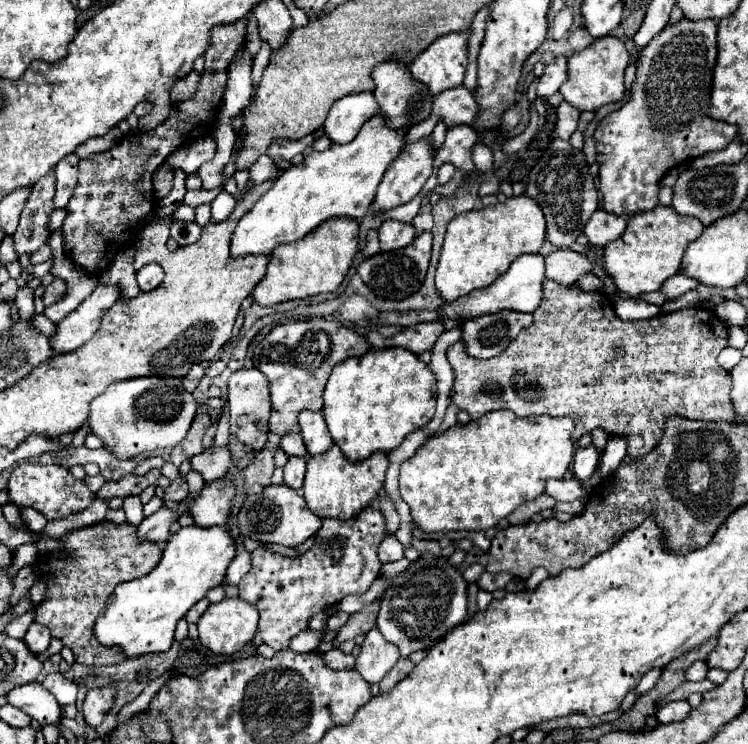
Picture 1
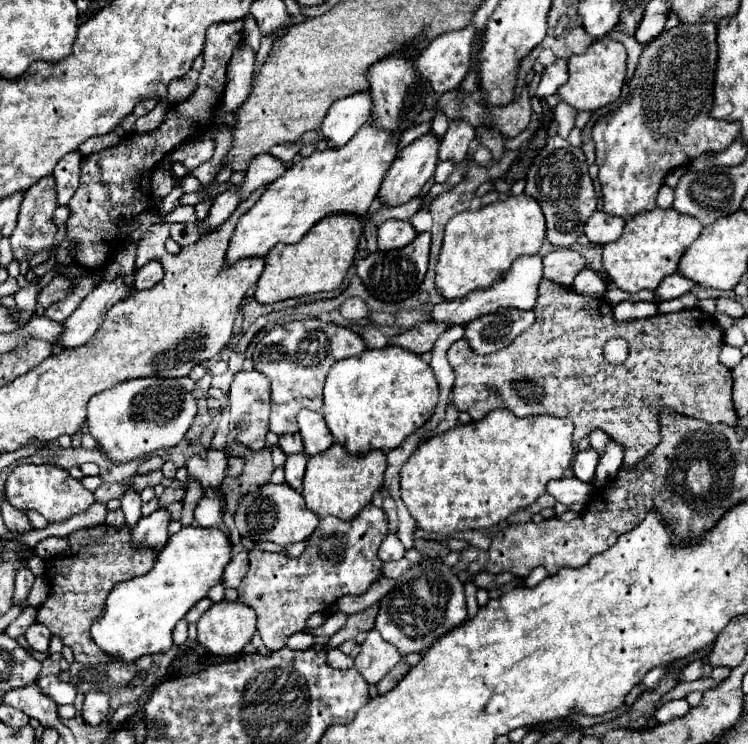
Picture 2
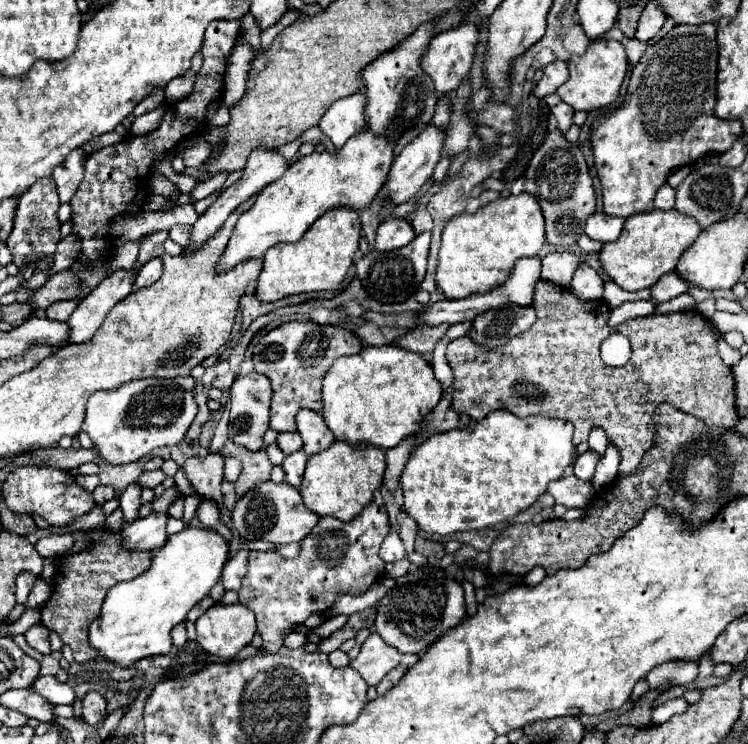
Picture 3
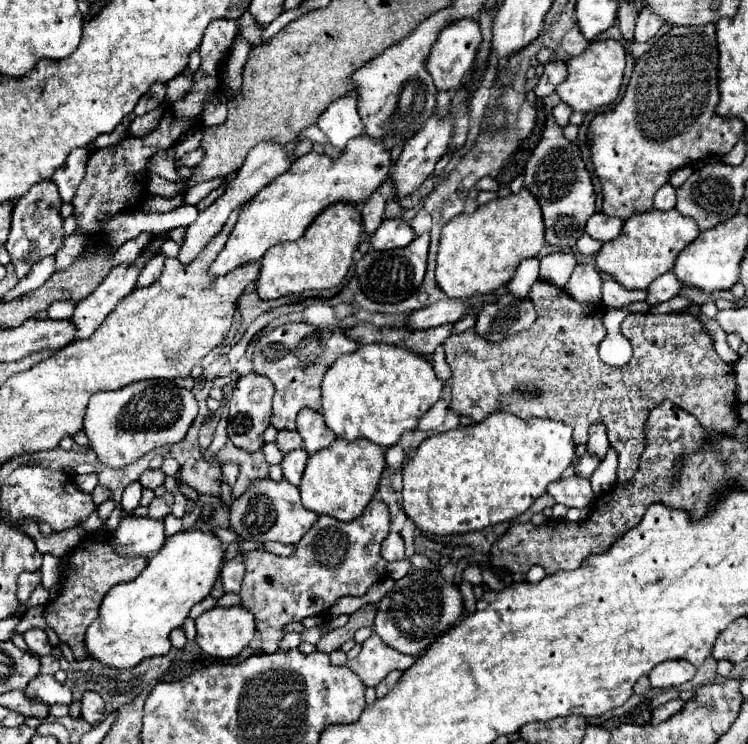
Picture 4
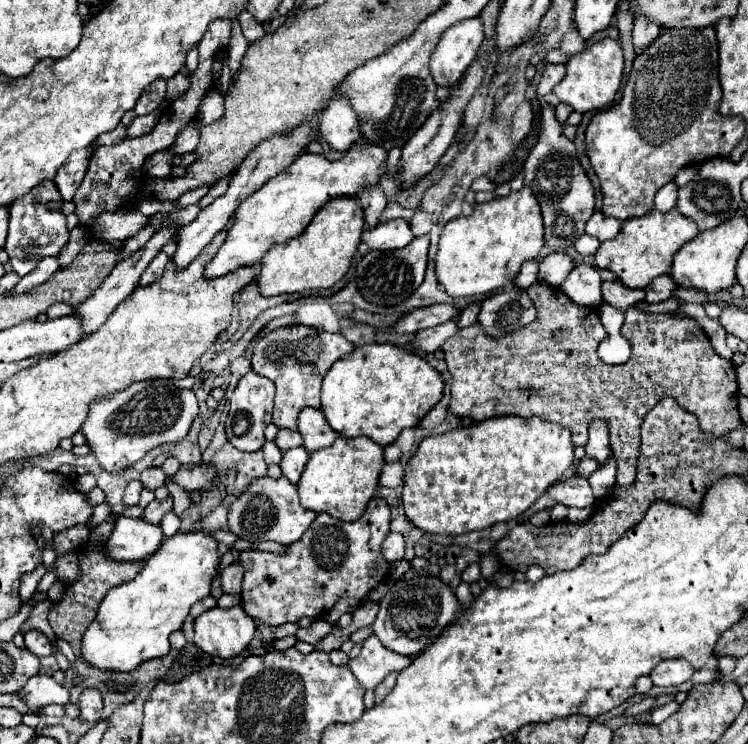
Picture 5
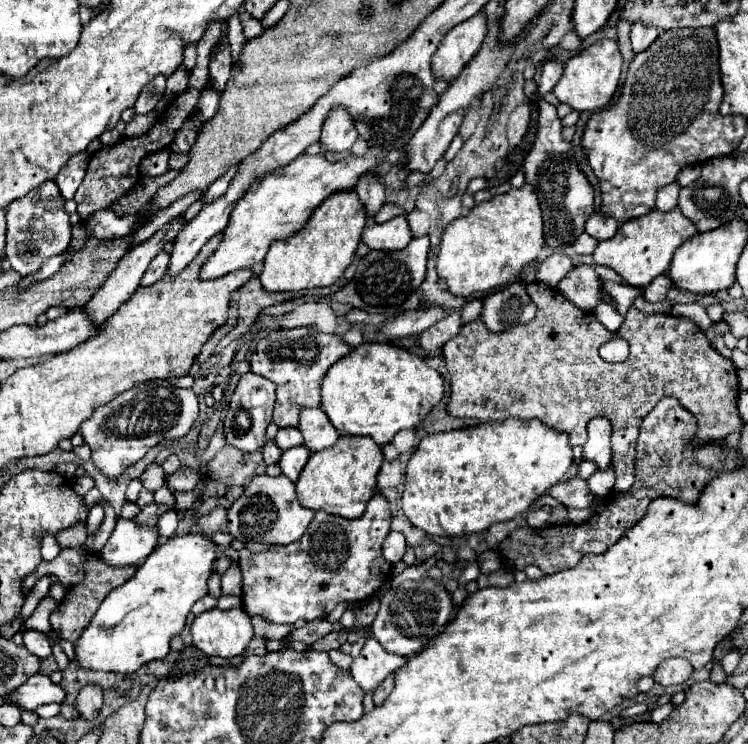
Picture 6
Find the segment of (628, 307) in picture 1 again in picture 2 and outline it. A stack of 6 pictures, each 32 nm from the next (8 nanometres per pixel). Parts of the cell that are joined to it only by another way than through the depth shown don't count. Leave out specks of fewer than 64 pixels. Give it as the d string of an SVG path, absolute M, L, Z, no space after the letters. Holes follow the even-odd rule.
M620 302L614 306L614 320L634 320L634 318L648 318L658 312L658 306L654 302Z

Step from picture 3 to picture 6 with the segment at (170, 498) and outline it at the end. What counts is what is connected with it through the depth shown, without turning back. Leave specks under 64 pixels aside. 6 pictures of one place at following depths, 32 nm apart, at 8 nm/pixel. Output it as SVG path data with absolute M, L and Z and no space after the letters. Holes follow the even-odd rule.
M150 504L150 506L146 506L146 508L140 510L140 514L134 518L134 522L136 522L138 526L156 526L158 518L160 518L164 512L166 512L166 508L156 506L156 504Z

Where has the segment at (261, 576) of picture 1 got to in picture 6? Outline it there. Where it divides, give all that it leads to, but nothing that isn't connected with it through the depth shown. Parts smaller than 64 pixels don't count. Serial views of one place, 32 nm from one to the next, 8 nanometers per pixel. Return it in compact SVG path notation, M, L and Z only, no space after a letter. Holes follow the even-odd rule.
M374 494L360 518L348 520L342 516L332 516L318 510L308 524L304 536L288 546L272 546L264 552L240 550L238 564L242 570L242 602L248 614L260 614L270 622L294 624L298 620L326 618L338 604L356 606L370 600L384 584L392 570L392 564L382 556L382 542L390 534L390 506L382 494Z

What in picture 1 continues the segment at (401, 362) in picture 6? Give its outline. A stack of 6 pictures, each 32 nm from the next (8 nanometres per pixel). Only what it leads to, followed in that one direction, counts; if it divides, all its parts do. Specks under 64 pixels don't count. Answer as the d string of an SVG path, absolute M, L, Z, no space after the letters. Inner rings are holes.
M382 348L368 354L336 364L326 388L324 388L324 418L334 442L342 448L348 460L364 460L372 452L390 452L402 444L402 440L430 422L436 408L436 378L426 362L406 348Z

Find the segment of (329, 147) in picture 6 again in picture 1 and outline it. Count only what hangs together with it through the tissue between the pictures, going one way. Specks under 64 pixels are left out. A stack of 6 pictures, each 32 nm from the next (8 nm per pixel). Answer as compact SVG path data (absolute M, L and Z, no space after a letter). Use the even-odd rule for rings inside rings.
M356 92L348 94L346 98L340 98L332 104L328 118L324 122L324 134L334 144L348 144L362 124L370 120L378 110L378 104L372 96L372 92Z

